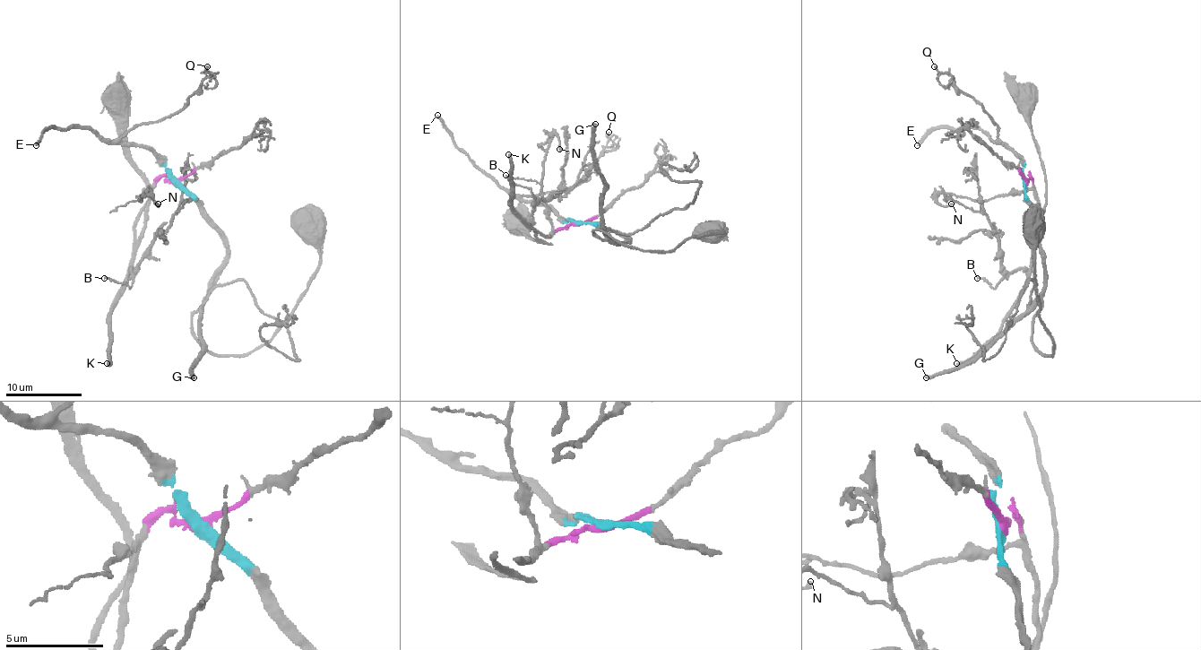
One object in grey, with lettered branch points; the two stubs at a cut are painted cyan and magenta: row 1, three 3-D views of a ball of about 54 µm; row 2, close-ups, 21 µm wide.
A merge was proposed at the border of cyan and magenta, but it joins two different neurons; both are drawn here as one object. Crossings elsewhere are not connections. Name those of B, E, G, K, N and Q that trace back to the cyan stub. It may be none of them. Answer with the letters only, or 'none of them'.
E, G, Q

